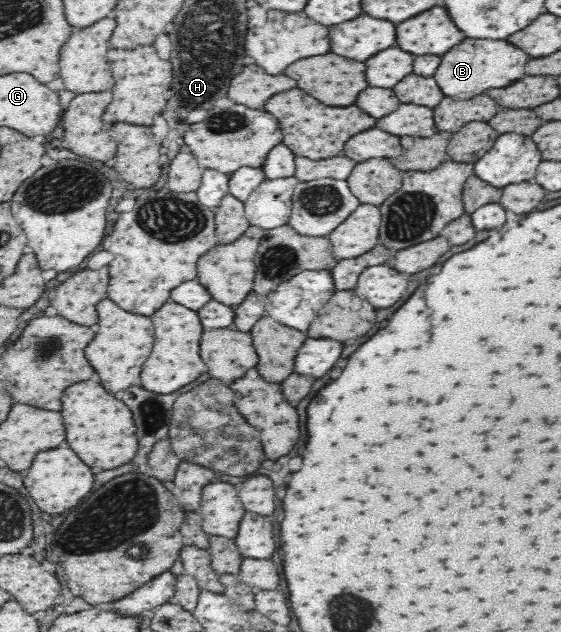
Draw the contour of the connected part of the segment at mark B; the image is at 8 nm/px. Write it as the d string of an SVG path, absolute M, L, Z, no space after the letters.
M465 38L457 48L451 48L441 56L441 64L435 72L435 80L445 92L445 96L453 96L455 100L469 100L477 94L483 94L489 88L505 88L515 80L525 76L525 64L529 56L507 40L469 40Z

